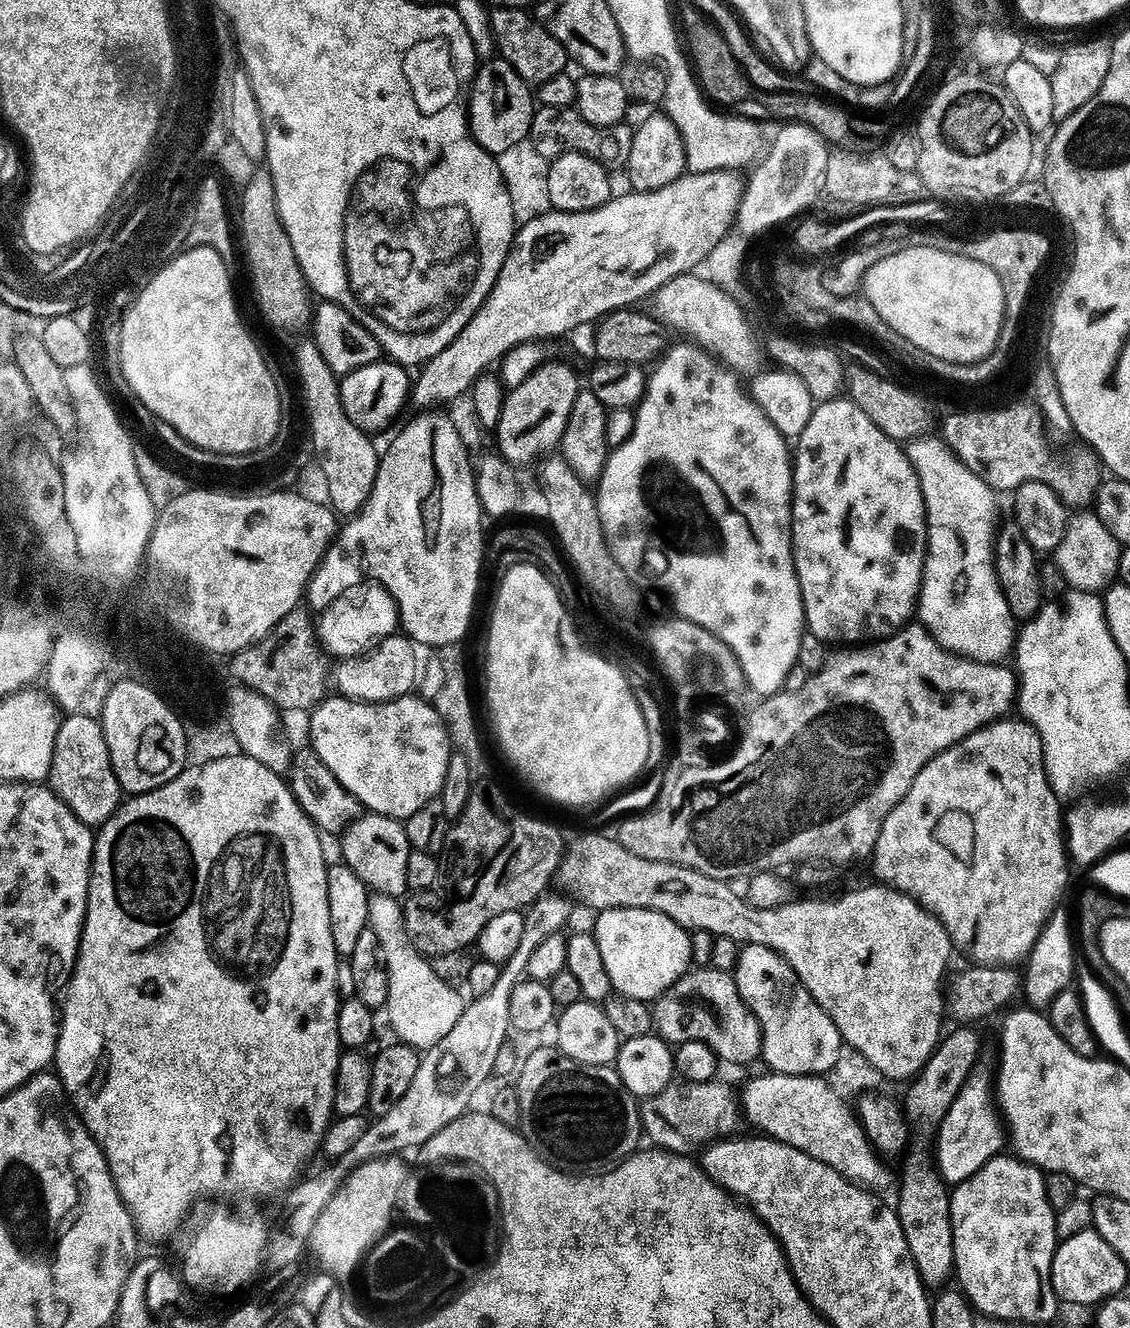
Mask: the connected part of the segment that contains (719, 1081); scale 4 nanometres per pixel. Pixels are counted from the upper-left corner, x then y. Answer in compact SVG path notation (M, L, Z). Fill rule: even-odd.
M717 1078L710 1082L674 1082L662 1094L652 1096L649 1100L643 1101L640 1109L640 1119L642 1121L642 1132L645 1137L653 1140L657 1149L671 1152L678 1156L691 1157L699 1153L710 1144L715 1144L718 1140L733 1139L732 1132L732 1084L725 1078Z

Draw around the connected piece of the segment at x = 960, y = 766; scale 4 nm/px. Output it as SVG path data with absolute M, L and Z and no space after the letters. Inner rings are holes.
M1005 718L980 728L970 734L962 742L958 742L950 750L934 758L918 774L910 794L884 819L882 830L878 834L876 848L870 855L872 872L877 876L881 885L897 888L908 896L913 896L927 912L932 913L948 932L949 938L957 949L960 948L968 956L973 956L975 963L980 966L1014 966L1018 960L1023 961L1031 956L1032 947L1044 931L1047 923L1057 911L1060 895L1068 884L1068 868L1070 857L1066 847L1066 816L1060 813L1061 797L1057 796L1052 784L1048 781L1048 771L1044 769L1044 747L1036 729L1023 718Z

